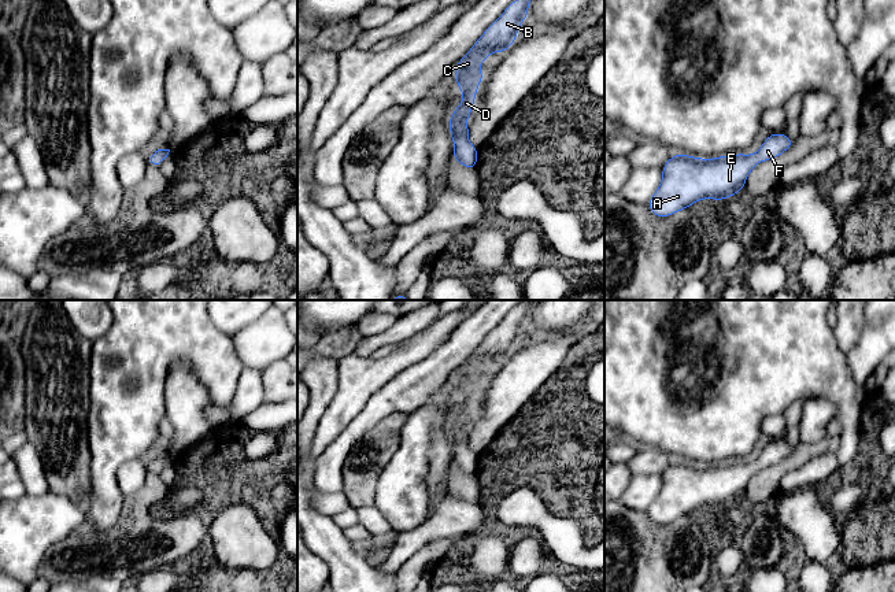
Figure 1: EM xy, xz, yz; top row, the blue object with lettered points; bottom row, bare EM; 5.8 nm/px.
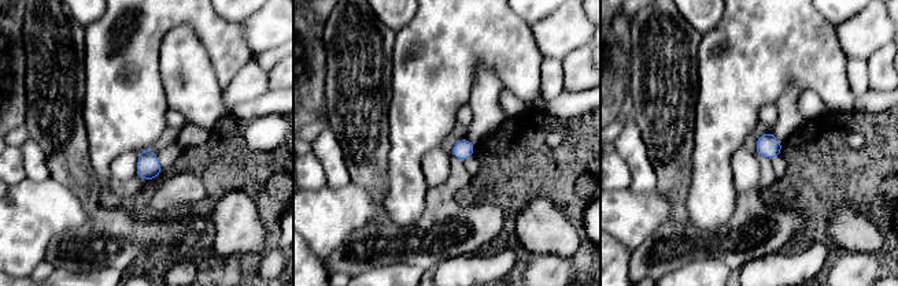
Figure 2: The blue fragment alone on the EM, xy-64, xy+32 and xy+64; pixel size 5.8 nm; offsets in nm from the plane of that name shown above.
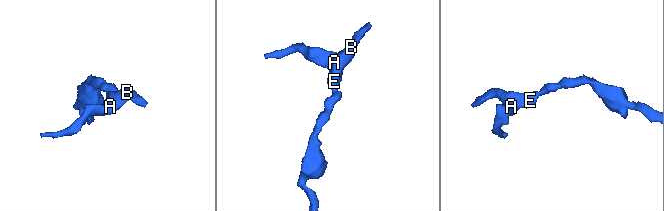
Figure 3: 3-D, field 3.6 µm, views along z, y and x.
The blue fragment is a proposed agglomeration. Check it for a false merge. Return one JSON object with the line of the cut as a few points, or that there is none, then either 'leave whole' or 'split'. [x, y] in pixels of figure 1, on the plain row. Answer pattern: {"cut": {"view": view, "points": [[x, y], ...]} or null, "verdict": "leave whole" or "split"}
{"cut": null, "verdict": "leave whole"}

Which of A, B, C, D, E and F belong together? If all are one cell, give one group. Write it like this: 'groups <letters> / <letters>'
groups A B C D E F

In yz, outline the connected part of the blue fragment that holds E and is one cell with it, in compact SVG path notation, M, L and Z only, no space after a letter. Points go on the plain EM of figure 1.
M772 440L754 462L735 460L713 466L674 460L661 476L662 488L648 507L658 525L687 517L703 506L717 508L739 500L750 478L761 469L780 463L794 451L785 440Z

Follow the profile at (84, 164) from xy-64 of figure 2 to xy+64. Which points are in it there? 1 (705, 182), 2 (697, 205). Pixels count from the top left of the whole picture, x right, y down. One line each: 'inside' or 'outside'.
1: outside
2: outside

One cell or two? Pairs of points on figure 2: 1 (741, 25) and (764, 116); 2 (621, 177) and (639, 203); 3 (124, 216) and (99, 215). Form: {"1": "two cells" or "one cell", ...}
{"1": "two cells", "2": "two cells", "3": "one cell"}

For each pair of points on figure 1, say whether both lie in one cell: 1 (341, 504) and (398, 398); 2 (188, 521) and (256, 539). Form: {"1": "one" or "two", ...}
{"1": "two", "2": "one"}

